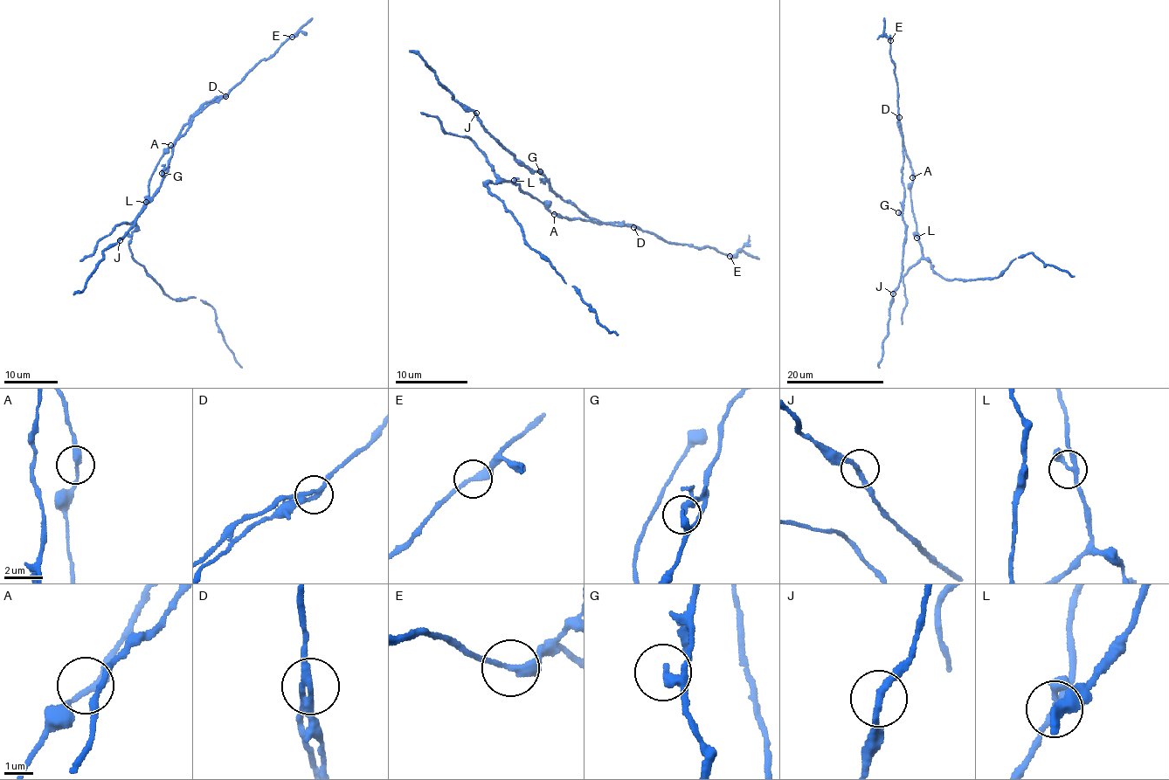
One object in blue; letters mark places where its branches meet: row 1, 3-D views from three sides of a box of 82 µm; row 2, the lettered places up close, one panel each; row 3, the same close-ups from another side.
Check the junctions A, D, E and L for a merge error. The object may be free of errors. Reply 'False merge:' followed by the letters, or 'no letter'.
False merge: D

